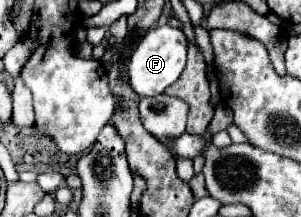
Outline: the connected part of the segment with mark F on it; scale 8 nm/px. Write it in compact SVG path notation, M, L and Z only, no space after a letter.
M157 26L147 32L145 38L139 40L137 48L131 52L131 60L127 66L129 84L135 90L135 94L143 98L151 98L157 94L163 94L167 86L171 86L185 68L187 58L188 40L179 28L173 26Z

